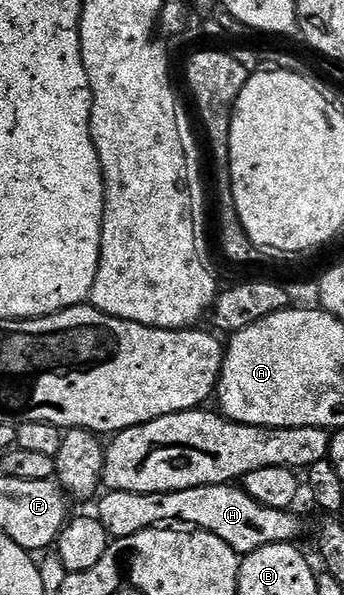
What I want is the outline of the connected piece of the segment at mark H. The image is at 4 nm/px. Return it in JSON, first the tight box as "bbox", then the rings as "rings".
{"bbox":[94,483,300,555],"rings":[[[232,483],[190,487],[186,491],[173,493],[108,491],[105,494],[104,498],[99,498],[100,506],[94,509],[94,513],[112,539],[138,535],[144,529],[160,527],[165,523],[183,523],[205,533],[218,535],[218,539],[225,541],[235,553],[247,555],[267,545],[295,542],[295,537],[300,533],[300,521],[295,517],[295,512],[266,507],[250,499],[242,487]]]}

